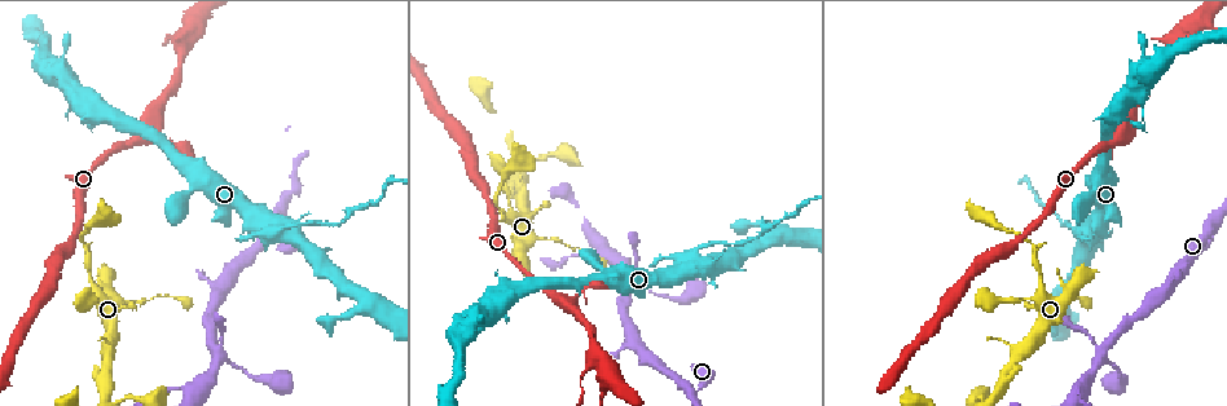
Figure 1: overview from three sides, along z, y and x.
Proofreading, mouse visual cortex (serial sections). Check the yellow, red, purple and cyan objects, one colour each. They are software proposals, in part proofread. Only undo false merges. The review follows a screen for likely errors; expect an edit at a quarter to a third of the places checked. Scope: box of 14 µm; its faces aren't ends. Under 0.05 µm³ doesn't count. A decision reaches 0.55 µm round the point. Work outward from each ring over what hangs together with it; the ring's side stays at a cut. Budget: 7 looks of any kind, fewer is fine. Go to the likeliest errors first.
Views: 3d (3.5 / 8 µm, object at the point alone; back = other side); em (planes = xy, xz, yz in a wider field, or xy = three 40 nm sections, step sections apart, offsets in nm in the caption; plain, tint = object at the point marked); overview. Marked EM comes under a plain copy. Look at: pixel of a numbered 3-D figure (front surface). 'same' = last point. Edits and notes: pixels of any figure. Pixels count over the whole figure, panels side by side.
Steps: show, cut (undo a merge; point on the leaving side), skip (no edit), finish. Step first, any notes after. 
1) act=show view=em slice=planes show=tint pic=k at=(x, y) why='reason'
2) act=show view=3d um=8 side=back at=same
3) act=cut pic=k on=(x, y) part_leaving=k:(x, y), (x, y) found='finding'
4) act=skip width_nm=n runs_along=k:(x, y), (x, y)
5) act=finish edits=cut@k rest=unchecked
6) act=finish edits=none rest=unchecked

act=show view=3d um=3.5 pic=1 at=(1099, 362) why='sharp bend'

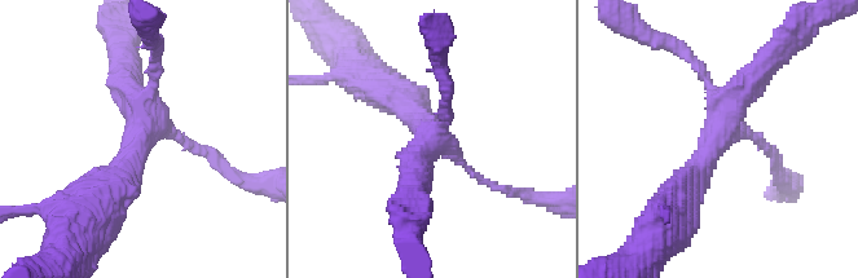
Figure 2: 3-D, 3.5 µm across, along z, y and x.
act=show view=em slice=planes show=tint pic=2 at=(435, 138) why='now the EM'

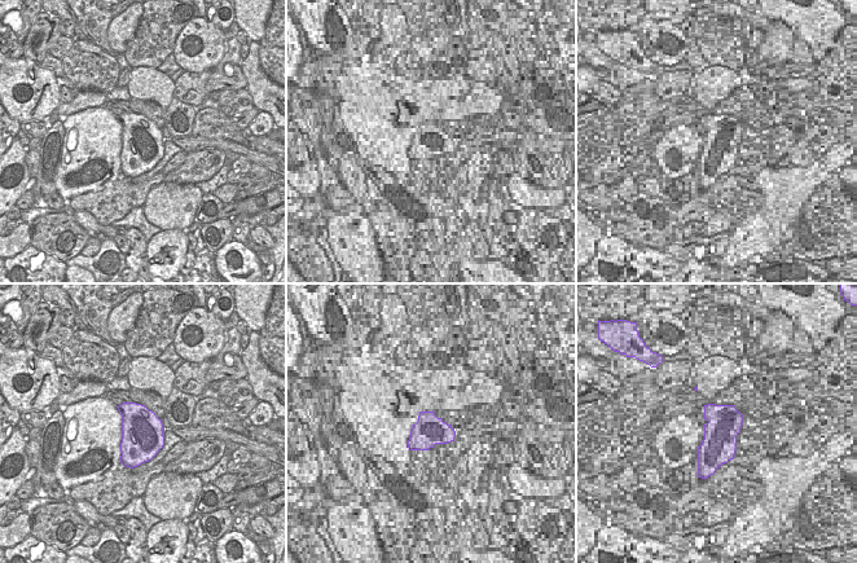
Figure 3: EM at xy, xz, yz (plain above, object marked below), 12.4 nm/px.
act=skip arm_widths_nm=100,150,350,350 runs_along=2:(768, 61), (678, 195) found='all the same cell'

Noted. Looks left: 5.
act=show view=3d um=8 pic=1 at=(92, 282) why='sudden change in width'

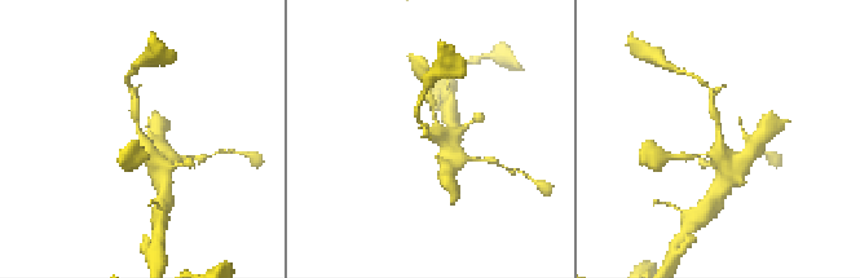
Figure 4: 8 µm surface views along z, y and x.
act=show view=em slice=xy step=3 show=tint pic=4 at=(143, 136) arm_widths_nm=250,500 why='need the tissue'

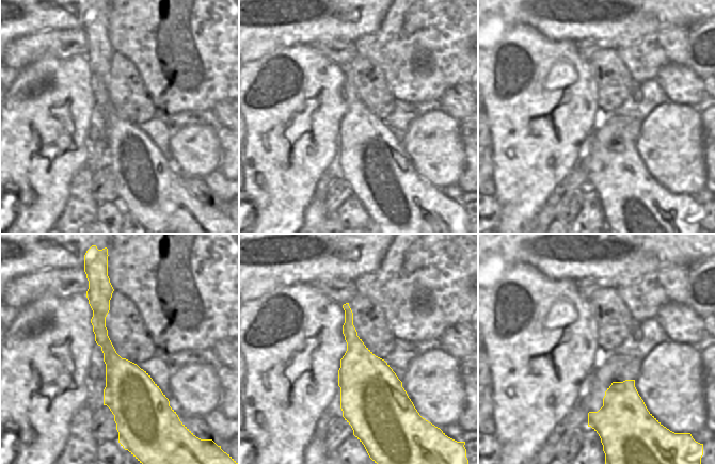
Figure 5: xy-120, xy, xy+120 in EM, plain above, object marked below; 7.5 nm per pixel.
act=skip runs_along=5:(105, 286), (100, 336), (130, 421) found='continuous, no second cell'

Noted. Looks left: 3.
act=show view=3d um=8 pic=1 at=(286, 238) why='thin arm on a thick one'

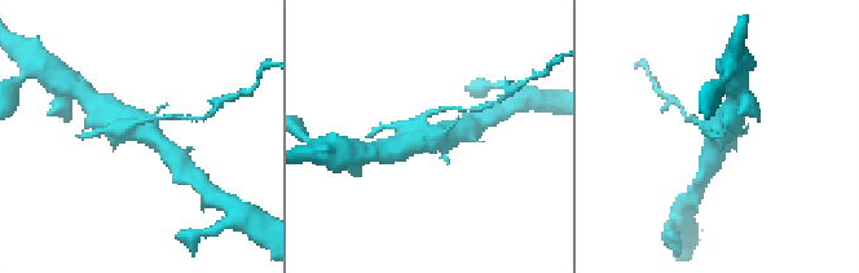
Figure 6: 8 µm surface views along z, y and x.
act=show view=em slice=xy step=5 show=tint pic=6 at=(135, 134)

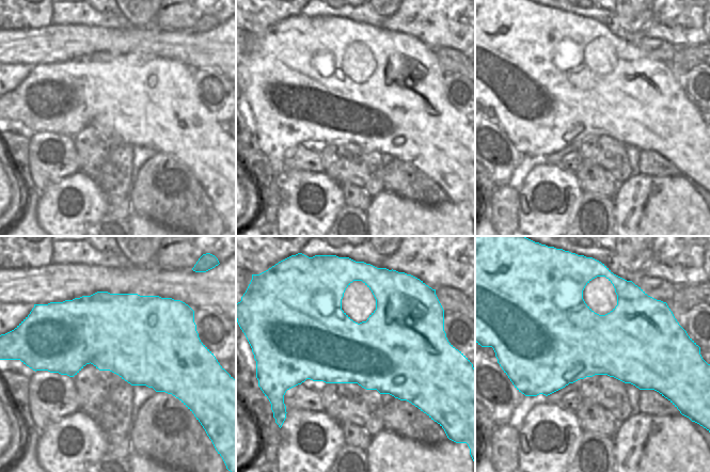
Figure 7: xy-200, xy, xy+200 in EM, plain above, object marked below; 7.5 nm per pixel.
act=cut pic=6 on=(88, 135) part_leaving=6:(422, 126), (428, 113), (461, 108) found='a second cell is stuck on'

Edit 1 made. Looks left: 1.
act=finish edits=cut@6 rest=unchecked

